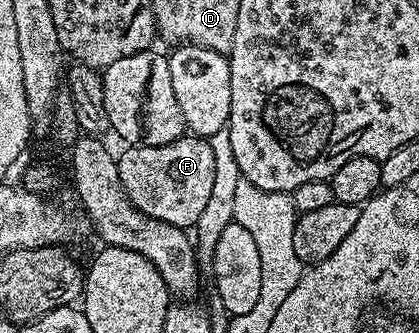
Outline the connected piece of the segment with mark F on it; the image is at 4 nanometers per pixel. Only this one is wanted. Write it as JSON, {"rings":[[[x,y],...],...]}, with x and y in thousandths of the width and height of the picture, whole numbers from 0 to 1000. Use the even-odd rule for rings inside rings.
{"rings":[[[439,405],[430,420],[384,432],[382,441],[344,441],[341,435],[303,438],[282,474],[282,523],[291,568],[305,598],[344,646],[377,658],[422,688],[451,691],[492,640],[501,601],[513,601],[506,574],[511,553],[511,459],[494,414]]]}

